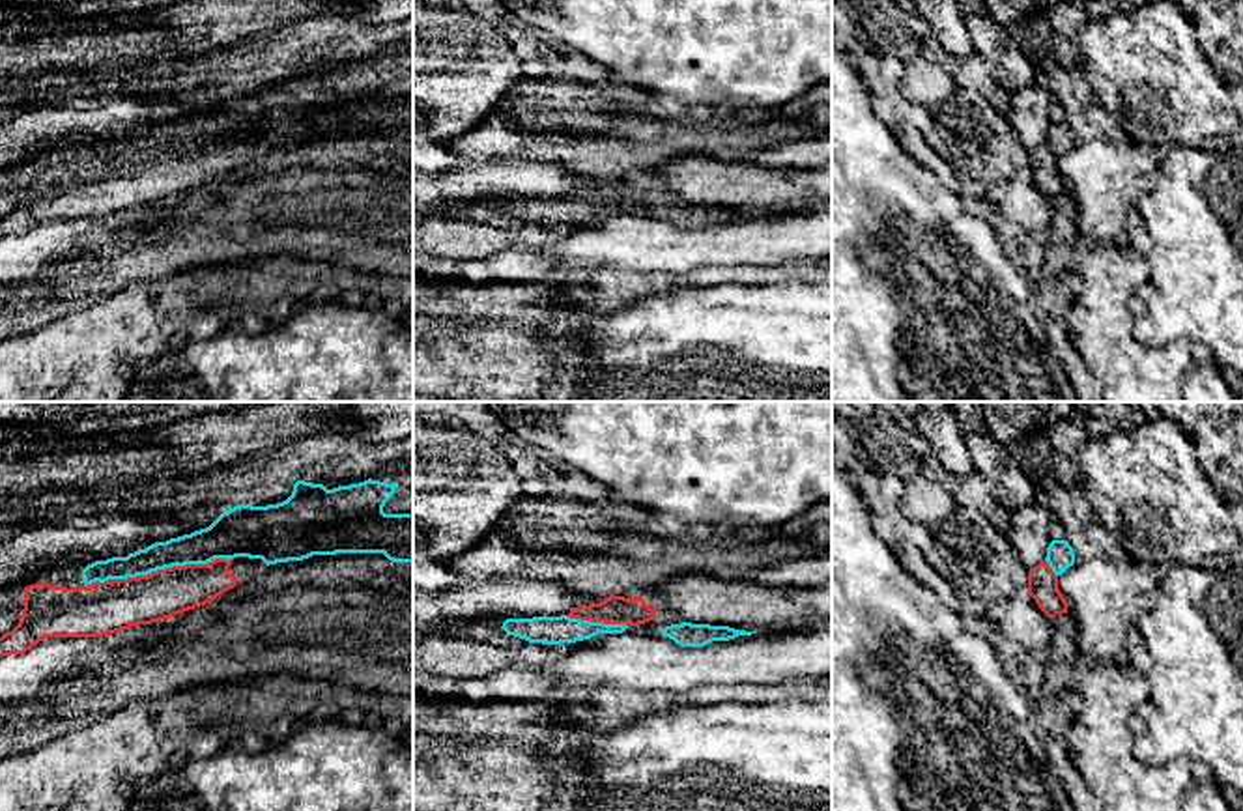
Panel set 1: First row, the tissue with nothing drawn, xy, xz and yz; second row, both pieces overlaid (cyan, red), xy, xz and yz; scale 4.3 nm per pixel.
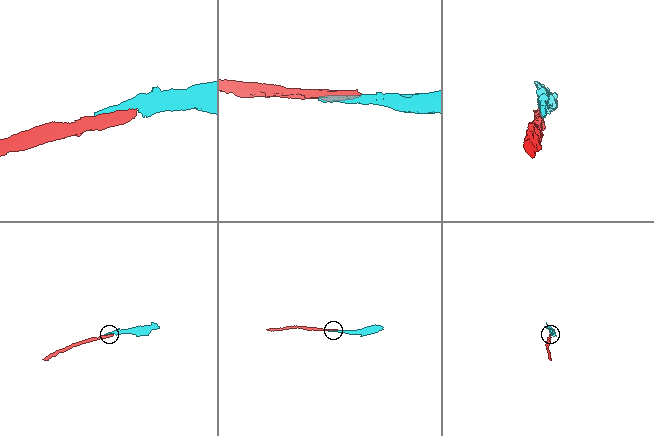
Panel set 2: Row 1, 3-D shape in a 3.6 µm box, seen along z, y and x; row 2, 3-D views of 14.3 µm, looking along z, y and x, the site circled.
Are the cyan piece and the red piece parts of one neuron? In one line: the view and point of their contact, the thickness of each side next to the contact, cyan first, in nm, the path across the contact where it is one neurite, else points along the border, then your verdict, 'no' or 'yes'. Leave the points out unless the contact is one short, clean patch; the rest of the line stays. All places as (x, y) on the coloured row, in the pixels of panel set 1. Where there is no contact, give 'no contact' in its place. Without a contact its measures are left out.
meets cyan in xy at (159, 569); 150 nm thick on the cyan side, 220 nm on the other; yes

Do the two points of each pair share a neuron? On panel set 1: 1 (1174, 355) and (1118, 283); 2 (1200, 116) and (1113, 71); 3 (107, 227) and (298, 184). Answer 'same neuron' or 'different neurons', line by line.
1: same neuron
2: same neuron
3: different neurons

